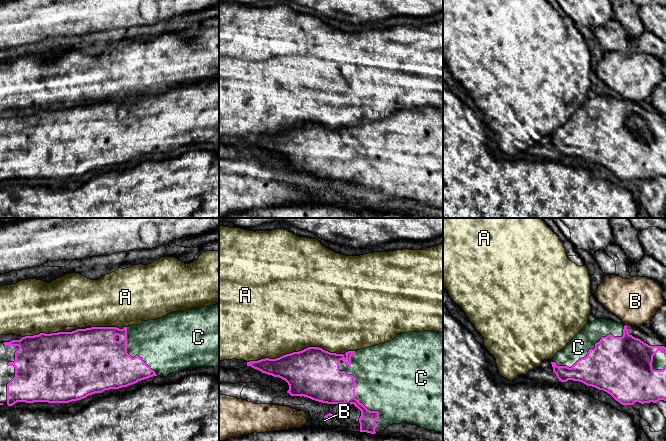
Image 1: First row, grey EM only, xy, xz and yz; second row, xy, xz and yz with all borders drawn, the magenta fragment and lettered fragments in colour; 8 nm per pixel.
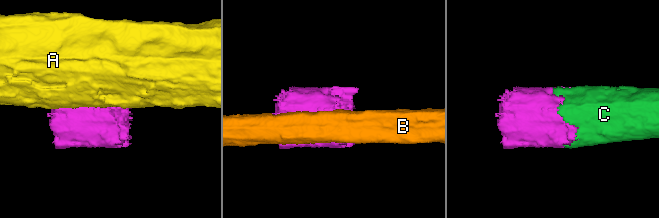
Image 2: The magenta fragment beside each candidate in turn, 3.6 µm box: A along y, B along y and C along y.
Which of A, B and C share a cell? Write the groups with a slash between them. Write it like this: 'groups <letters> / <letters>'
groups A / B / C

